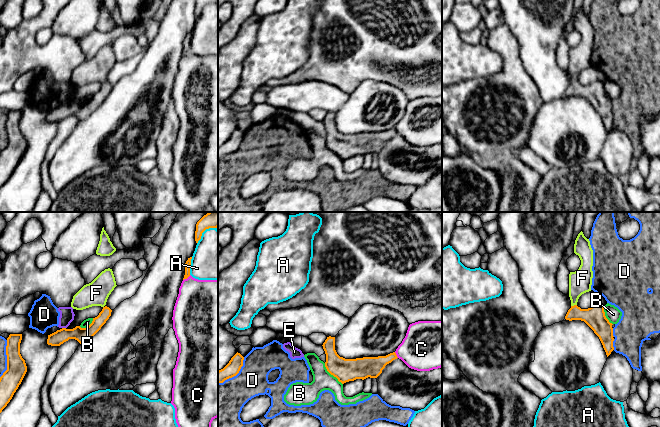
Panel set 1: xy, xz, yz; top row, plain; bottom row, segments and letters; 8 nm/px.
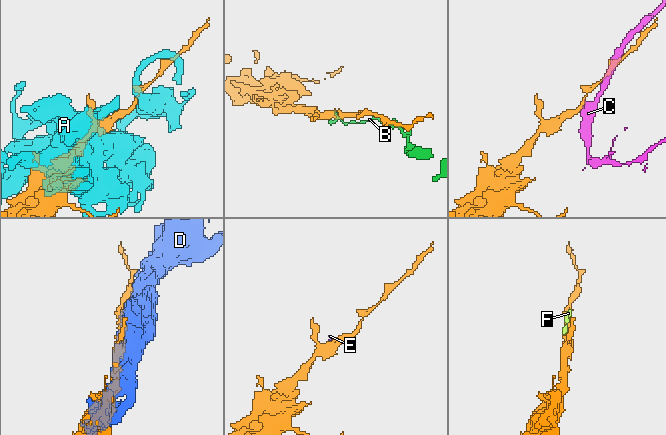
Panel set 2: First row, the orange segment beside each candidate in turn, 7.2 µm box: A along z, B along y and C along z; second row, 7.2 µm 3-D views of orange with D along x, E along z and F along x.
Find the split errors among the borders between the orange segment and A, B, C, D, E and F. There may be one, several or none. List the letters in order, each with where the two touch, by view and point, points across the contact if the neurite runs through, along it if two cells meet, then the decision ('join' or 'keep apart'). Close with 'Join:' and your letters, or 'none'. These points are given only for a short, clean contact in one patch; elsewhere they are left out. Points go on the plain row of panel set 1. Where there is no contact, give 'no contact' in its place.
A: xy (189, 42) | keep apart
B: xz (331, 150) | along xz (324, 139), (327, 146), (342, 160) | keep apart
C: xy (186, 54) | along xy (190, 51), (183, 56) | keep apart
D: yz (612, 120) | keep apart
E: xy (64, 104) | along xy (62, 103), (65, 104) | keep apart
F: yz (574, 81) | across yz (594, 93), (581, 90), (574, 81), (574, 69), (580, 57) | join
Join: F

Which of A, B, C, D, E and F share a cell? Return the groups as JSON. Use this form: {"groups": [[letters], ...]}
{"groups": [["A"], ["B"], ["C"], ["D", "E"], ["F"]]}

